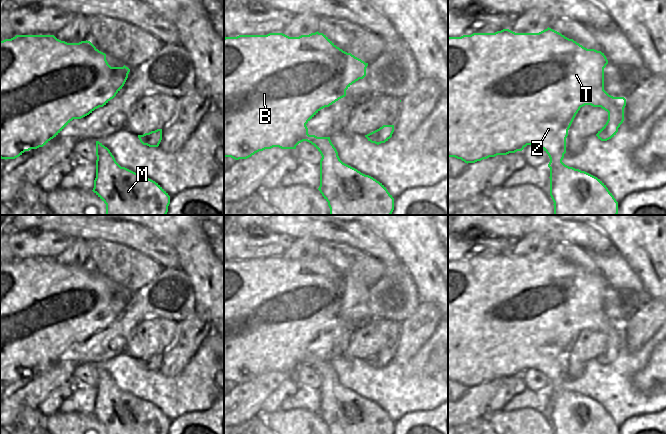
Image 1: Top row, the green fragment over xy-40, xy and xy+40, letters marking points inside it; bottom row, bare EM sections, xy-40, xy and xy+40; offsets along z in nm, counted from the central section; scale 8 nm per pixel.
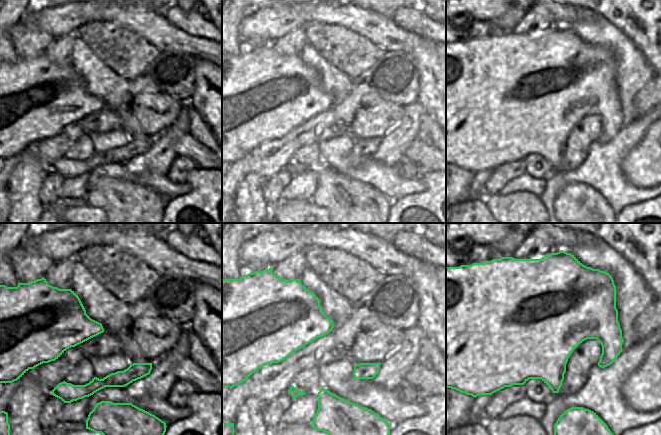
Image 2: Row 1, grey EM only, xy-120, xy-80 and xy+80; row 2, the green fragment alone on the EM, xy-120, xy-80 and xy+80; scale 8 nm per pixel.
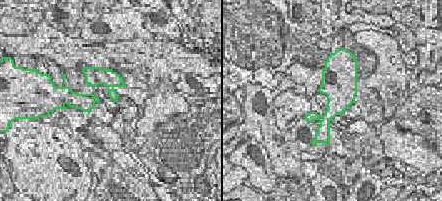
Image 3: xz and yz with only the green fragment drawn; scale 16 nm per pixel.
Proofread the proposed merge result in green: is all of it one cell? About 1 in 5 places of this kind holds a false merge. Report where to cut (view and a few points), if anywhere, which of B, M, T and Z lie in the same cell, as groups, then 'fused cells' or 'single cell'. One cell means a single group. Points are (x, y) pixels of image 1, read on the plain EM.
no cut; B M T Z; single cell

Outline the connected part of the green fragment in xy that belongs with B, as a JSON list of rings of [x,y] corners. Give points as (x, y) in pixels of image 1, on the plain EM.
[[[269,257],[267,259],[239,259],[237,261],[224,262],[224,381],[231,381],[235,384],[247,383],[259,375],[279,371],[281,373],[296,373],[296,370],[307,365],[311,367],[321,378],[320,384],[320,410],[318,414],[328,426],[330,434],[394,434],[394,422],[386,411],[369,399],[365,399],[357,393],[343,387],[330,361],[317,361],[308,358],[306,348],[323,332],[329,331],[339,323],[346,320],[346,314],[359,303],[366,300],[368,287],[347,277],[337,271],[326,259],[311,257],[299,261],[289,261],[283,257]]]

